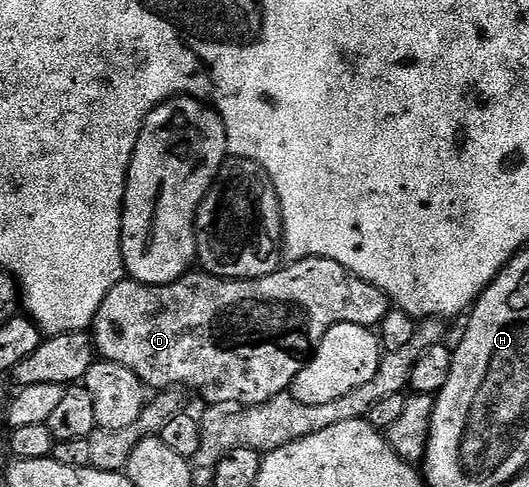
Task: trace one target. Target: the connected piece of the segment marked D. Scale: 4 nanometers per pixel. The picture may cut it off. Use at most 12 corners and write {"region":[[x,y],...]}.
{"region":[[334,260],[114,284],[95,353],[253,406],[388,297]]}

